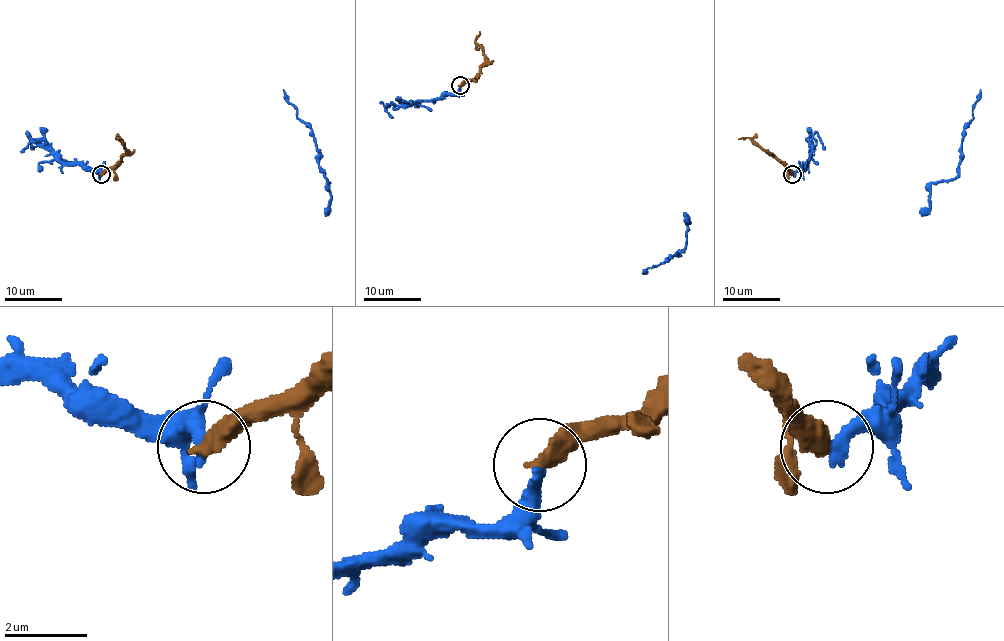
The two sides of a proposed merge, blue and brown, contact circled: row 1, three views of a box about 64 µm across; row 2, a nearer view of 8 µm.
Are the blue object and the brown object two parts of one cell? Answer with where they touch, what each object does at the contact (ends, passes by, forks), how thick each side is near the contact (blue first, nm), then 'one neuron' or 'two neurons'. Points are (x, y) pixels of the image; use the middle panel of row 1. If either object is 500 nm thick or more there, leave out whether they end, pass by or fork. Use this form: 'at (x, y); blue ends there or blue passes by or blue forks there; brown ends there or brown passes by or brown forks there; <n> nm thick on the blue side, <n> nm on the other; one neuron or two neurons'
at (460, 85); blue ends there; brown ends there; 360 nm thick on the blue side, 480 nm on the other; one neuron

